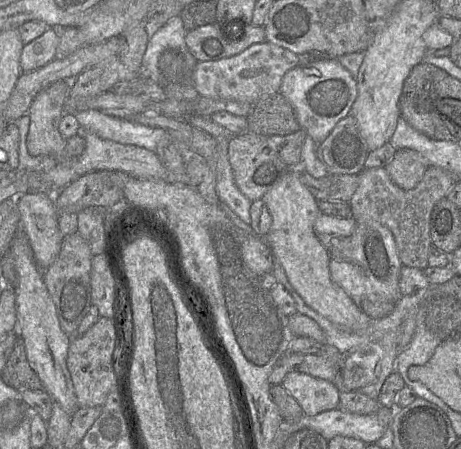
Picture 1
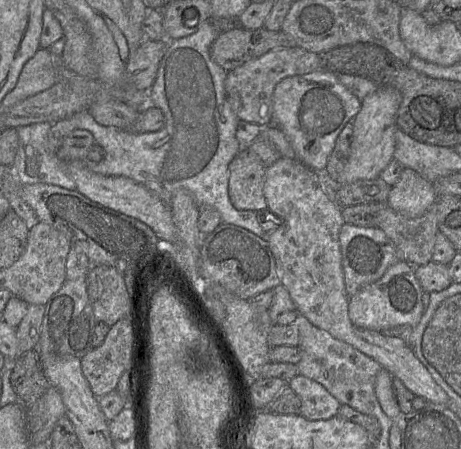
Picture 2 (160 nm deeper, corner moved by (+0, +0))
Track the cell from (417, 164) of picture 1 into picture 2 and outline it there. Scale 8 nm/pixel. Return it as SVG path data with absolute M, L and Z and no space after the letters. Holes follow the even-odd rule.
M411 168L401 171L398 182L391 187L388 205L408 218L422 216L435 202L433 184Z

